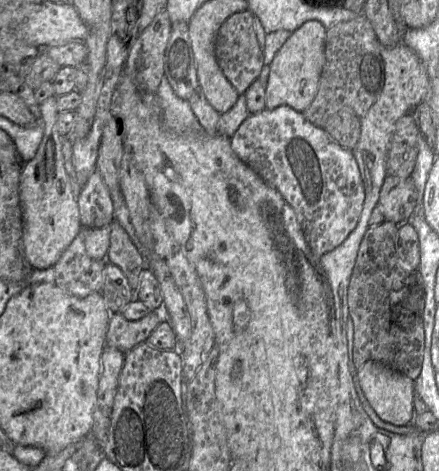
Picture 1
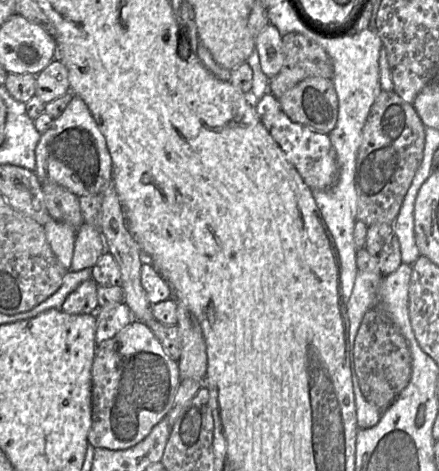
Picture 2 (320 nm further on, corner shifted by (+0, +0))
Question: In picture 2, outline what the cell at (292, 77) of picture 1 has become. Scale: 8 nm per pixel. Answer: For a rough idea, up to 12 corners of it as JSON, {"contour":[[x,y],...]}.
{"contour":[[269,24],[255,39],[263,73],[284,63],[283,36]]}

